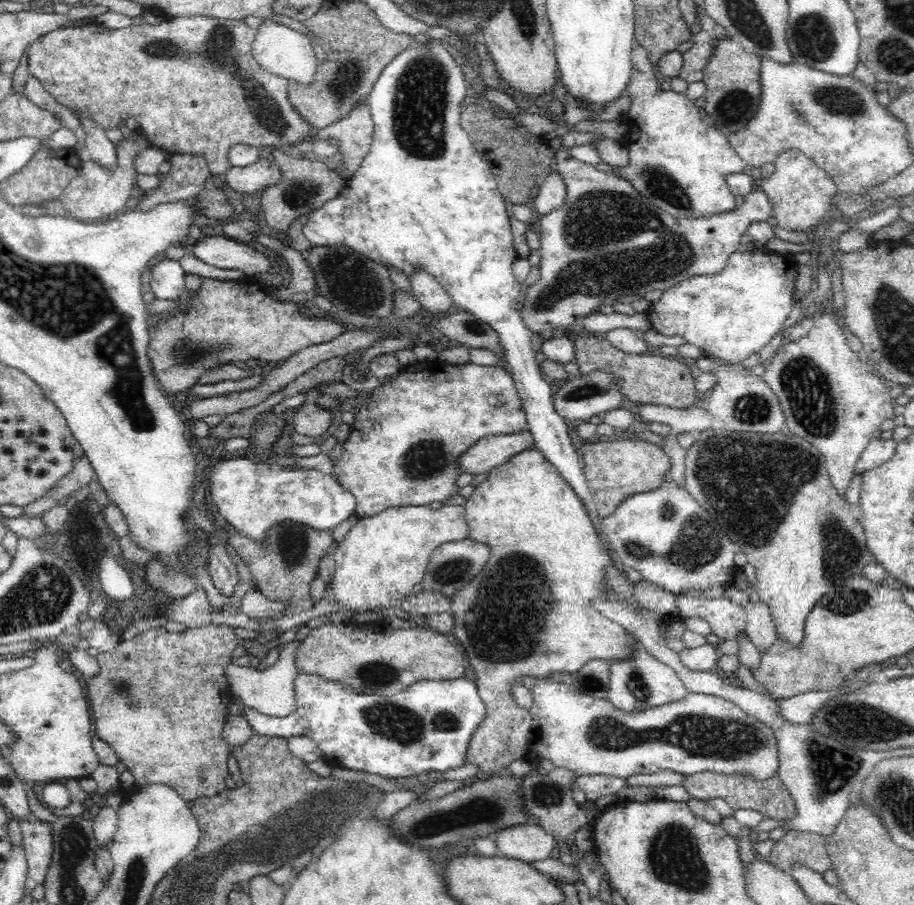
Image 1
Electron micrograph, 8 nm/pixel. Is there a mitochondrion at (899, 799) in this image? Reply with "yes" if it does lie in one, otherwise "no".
yes

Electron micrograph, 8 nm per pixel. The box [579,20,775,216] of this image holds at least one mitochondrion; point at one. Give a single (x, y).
(664, 188)

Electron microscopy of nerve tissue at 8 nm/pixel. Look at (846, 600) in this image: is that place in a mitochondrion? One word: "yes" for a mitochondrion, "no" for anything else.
yes

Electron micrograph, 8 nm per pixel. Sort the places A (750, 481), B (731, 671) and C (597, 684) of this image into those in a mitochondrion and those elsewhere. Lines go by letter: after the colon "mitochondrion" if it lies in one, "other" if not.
A: mitochondrion
B: other
C: mitochondrion

